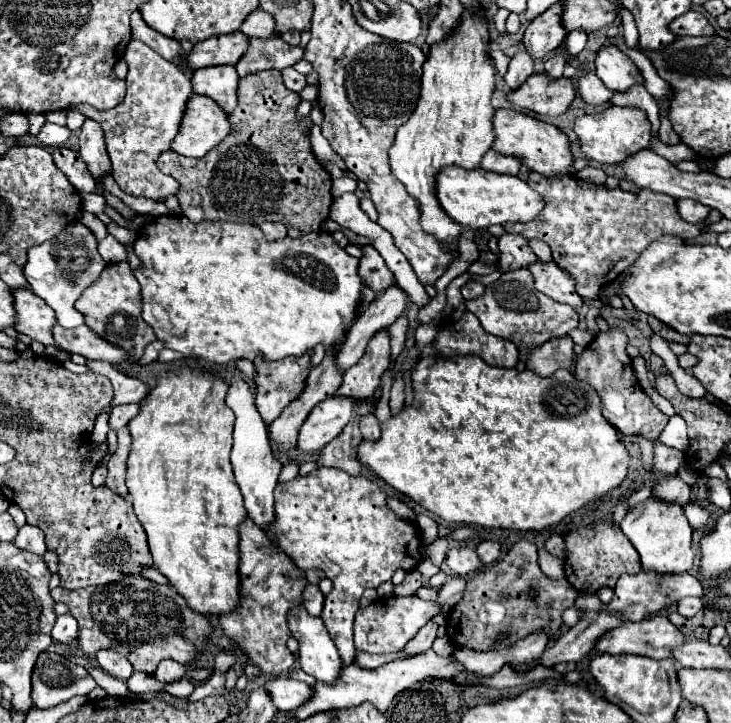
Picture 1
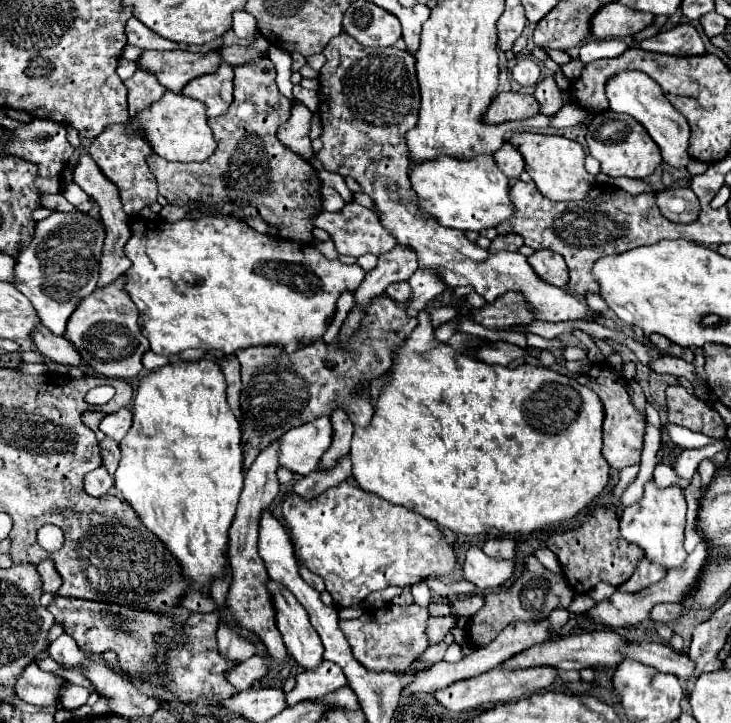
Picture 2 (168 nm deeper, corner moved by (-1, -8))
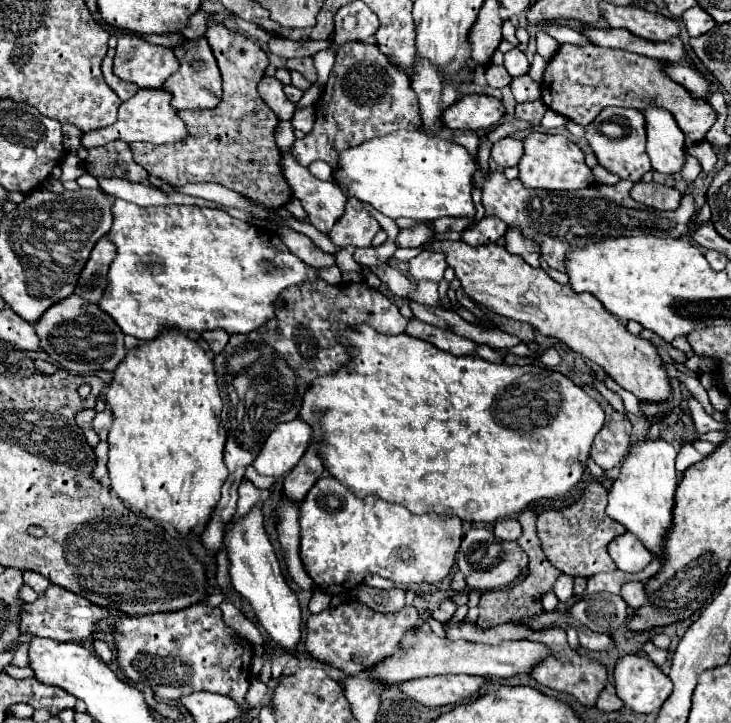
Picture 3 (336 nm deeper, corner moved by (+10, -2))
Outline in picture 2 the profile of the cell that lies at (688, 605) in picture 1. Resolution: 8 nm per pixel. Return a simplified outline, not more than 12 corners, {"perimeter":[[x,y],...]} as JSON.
{"perimeter":[[663,603],[651,609],[657,623],[673,623],[685,613],[683,603]]}

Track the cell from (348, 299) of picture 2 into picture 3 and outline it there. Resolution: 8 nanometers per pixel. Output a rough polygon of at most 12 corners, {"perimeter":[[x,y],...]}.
{"perimeter":[[336,265],[318,269],[320,279],[330,285],[342,281],[340,269]]}

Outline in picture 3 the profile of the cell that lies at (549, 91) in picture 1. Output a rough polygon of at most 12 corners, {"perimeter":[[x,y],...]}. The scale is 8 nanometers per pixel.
{"perimeter":[[464,95],[442,113],[454,131],[486,131],[502,101]]}

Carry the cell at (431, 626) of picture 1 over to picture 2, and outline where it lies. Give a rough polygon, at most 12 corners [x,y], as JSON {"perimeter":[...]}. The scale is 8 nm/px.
{"perimeter":[[451,615],[429,617],[427,639],[429,645],[443,641],[455,625]]}

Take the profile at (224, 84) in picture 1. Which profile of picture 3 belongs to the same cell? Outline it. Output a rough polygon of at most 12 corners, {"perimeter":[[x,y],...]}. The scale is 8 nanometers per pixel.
{"perimeter":[[204,37],[174,49],[174,109],[214,109],[222,79]]}

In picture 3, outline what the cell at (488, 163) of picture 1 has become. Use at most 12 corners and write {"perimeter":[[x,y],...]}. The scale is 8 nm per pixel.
{"perimeter":[[504,137],[494,143],[492,159],[516,167],[524,151],[522,141]]}

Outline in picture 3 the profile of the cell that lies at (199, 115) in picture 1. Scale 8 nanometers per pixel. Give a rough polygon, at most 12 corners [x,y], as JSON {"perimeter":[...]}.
{"perimeter":[[138,89],[118,121],[82,137],[110,141],[176,143],[188,135],[164,89]]}

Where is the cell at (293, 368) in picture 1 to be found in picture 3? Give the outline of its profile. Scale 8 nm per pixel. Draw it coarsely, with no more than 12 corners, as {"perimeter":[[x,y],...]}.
{"perimeter":[[362,283],[288,287],[266,327],[214,357],[228,473],[204,547],[314,373],[348,363],[336,331],[410,321]]}

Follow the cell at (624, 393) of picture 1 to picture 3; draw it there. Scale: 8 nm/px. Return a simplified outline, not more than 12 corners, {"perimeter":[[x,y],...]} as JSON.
{"perimeter":[[596,389],[606,413],[590,457],[608,471],[628,455],[632,425]]}

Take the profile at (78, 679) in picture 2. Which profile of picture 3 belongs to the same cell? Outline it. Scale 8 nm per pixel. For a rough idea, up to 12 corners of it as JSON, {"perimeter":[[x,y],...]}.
{"perimeter":[[11,664],[5,672],[15,679],[34,676],[28,666],[20,668]]}

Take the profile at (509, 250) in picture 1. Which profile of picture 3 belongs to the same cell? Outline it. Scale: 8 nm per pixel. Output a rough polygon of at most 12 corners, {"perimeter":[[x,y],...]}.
{"perimeter":[[482,217],[462,231],[468,245],[488,245],[504,237],[502,219]]}

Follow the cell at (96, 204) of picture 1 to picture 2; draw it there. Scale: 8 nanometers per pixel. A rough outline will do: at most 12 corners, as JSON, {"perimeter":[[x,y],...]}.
{"perimeter":[[75,183],[63,189],[63,197],[75,207],[89,201],[87,195]]}

